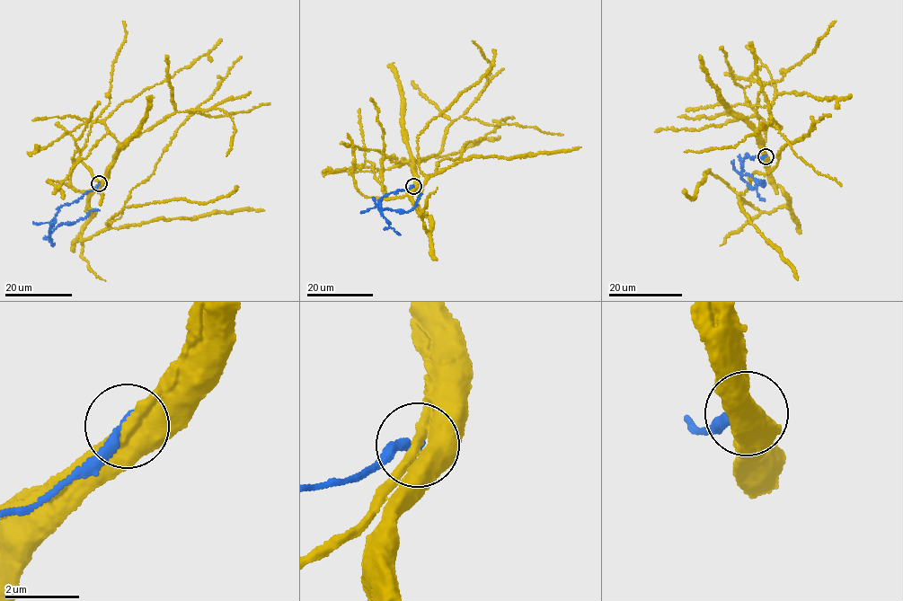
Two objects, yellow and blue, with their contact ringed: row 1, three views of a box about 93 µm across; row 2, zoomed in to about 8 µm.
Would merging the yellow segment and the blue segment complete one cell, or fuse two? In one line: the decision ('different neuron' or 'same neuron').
different neuron

